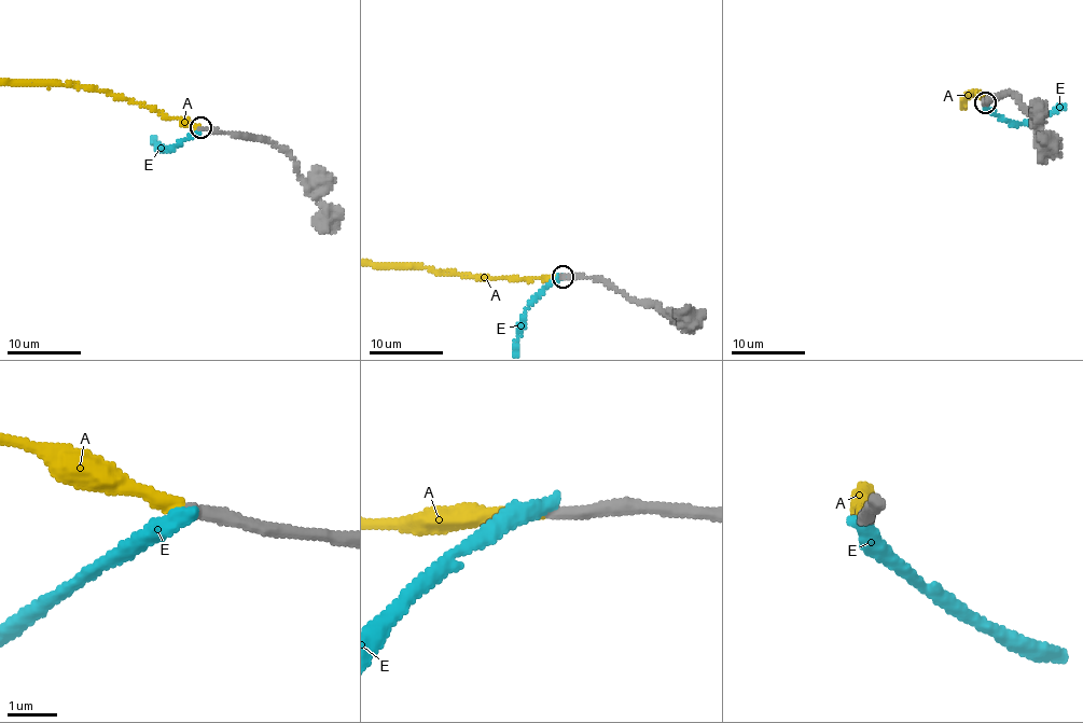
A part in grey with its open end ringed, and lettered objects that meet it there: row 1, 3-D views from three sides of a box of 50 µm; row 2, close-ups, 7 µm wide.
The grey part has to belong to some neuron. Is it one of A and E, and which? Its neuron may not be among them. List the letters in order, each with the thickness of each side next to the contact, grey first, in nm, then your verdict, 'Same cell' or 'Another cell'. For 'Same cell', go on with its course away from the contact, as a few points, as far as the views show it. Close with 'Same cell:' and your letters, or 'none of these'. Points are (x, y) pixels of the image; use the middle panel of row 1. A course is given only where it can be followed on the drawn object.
A: Thickness 260 nm (grey) against 280 nm. Same cell
E: Thickness 280 nm (grey) against 360 nm. Another cell
Same cell: A

